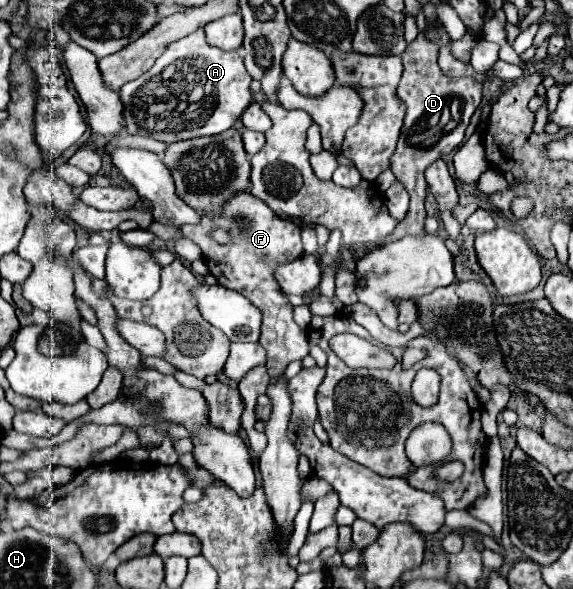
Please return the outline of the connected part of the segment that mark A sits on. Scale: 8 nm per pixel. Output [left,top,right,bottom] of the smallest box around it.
[120,30,252,144]

